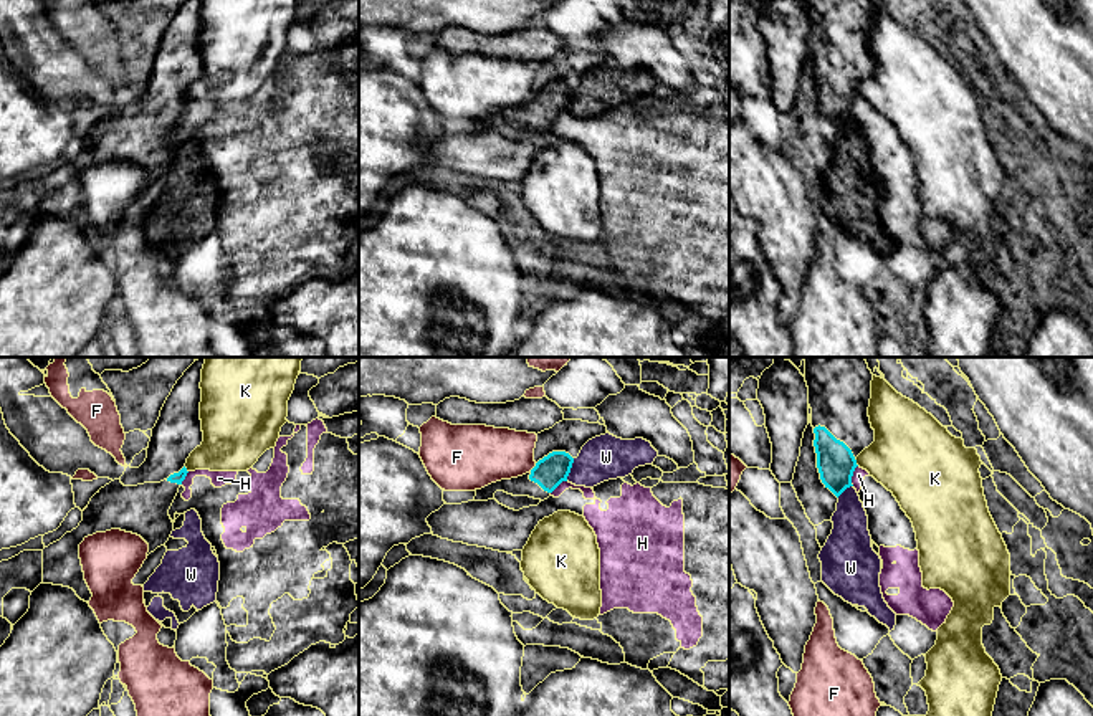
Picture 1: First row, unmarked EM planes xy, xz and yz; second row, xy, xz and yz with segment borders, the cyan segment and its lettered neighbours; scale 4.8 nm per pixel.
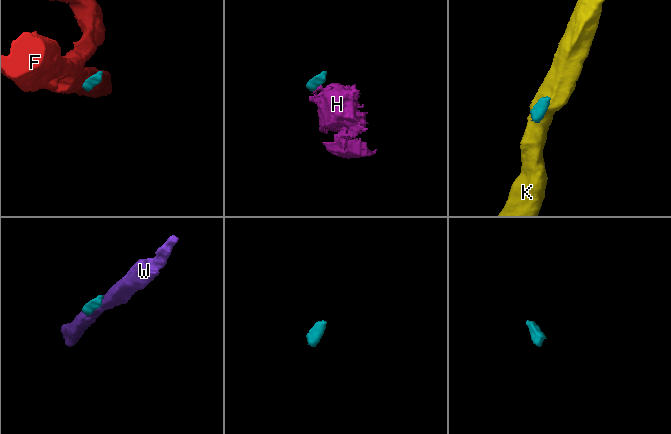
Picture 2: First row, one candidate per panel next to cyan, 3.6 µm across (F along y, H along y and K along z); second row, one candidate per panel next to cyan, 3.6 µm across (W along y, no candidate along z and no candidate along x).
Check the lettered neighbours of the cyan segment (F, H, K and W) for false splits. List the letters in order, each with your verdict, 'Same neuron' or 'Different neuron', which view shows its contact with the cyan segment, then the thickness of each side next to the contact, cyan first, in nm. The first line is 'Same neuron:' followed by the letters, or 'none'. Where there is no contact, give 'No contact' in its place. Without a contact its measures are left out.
Same neuron: none
F: Different neuron. Touches cyan in xz. Thickness 150 nm (cyan) against 280 nm
H: Different neuron. Touches cyan in yz. Thickness 190 nm (cyan) against 60 nm
K: Different neuron. Touches cyan in yz. Thickness 190 nm (cyan) against 360 nm
W: Different neuron. Touches cyan in xz. Thickness 150 nm (cyan) against 220 nm

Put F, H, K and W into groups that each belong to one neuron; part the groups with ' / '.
F / H / K / W

